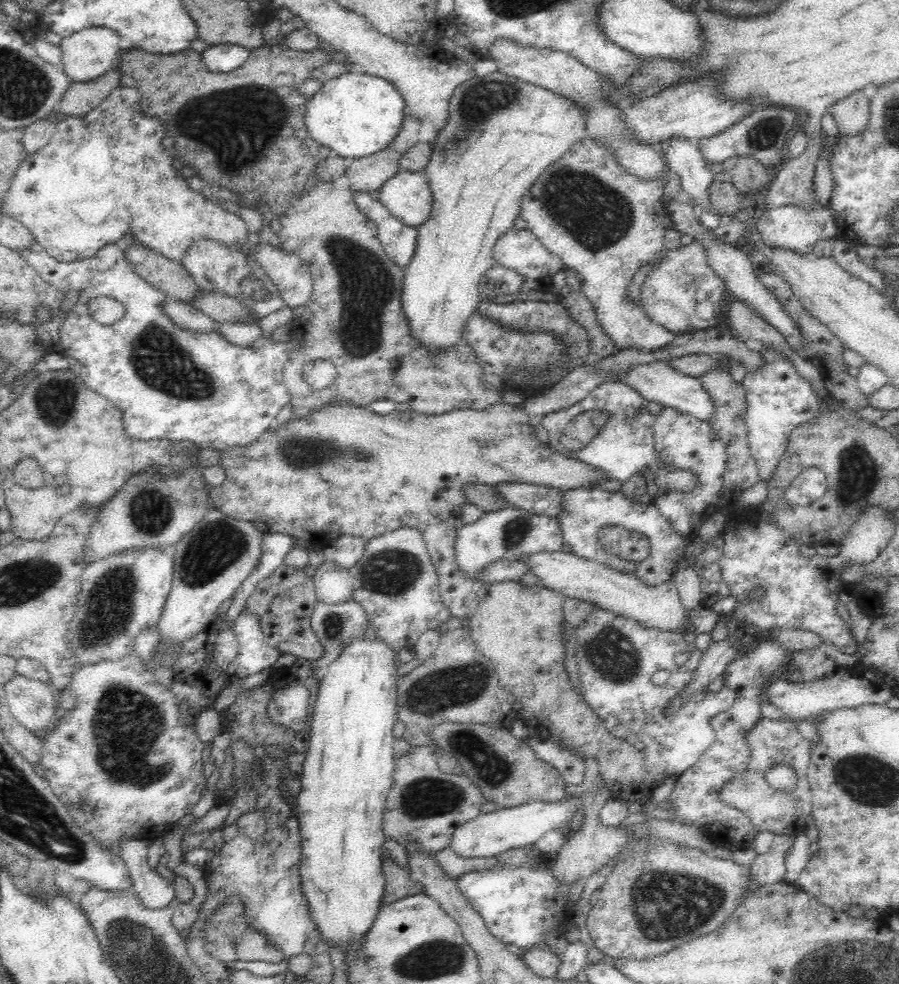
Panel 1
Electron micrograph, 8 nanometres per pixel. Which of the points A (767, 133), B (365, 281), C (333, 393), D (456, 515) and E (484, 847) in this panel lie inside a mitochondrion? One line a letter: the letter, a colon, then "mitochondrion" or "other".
A: mitochondrion
B: mitochondrion
C: other
D: other
E: other

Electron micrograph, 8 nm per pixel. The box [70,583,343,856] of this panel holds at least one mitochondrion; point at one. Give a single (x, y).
(127, 723)

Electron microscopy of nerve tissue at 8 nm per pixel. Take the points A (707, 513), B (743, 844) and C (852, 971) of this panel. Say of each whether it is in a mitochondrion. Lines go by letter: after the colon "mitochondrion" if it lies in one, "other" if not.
A: other
B: other
C: mitochondrion

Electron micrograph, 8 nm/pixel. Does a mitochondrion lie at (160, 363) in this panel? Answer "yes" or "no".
yes

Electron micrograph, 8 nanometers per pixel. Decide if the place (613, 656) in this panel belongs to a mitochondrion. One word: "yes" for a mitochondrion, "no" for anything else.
yes

